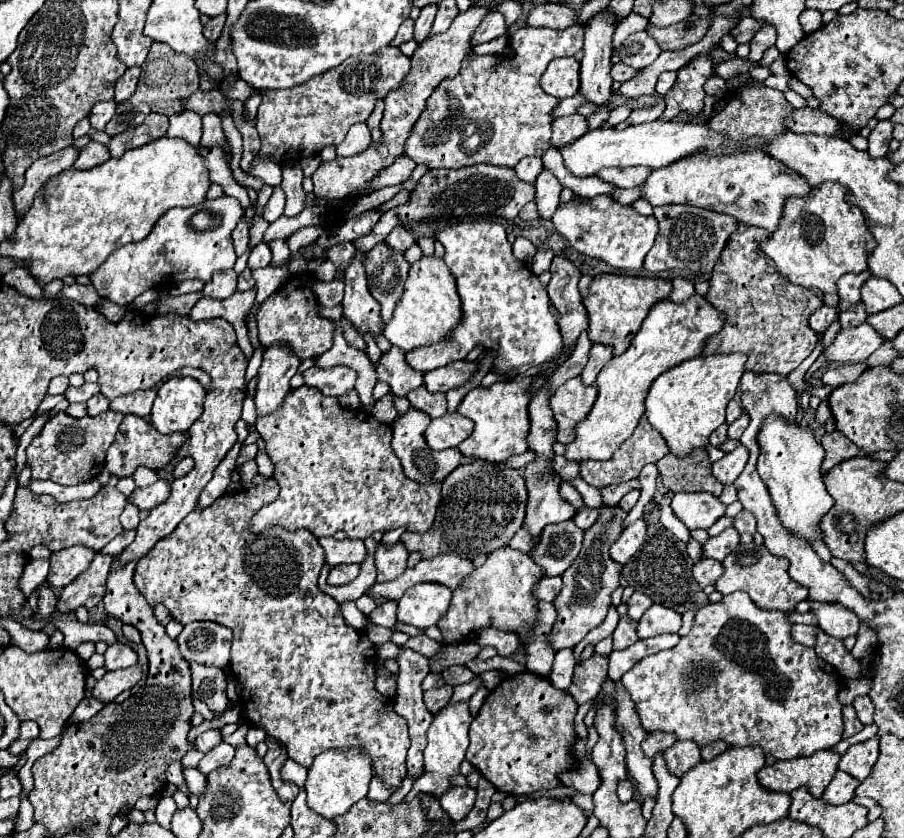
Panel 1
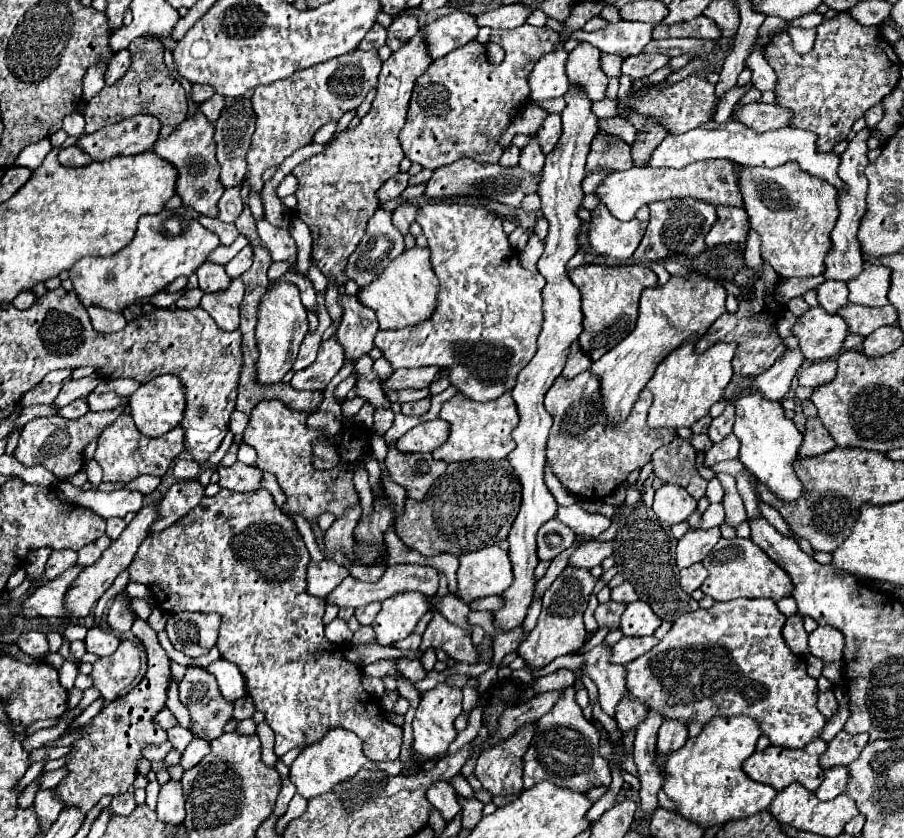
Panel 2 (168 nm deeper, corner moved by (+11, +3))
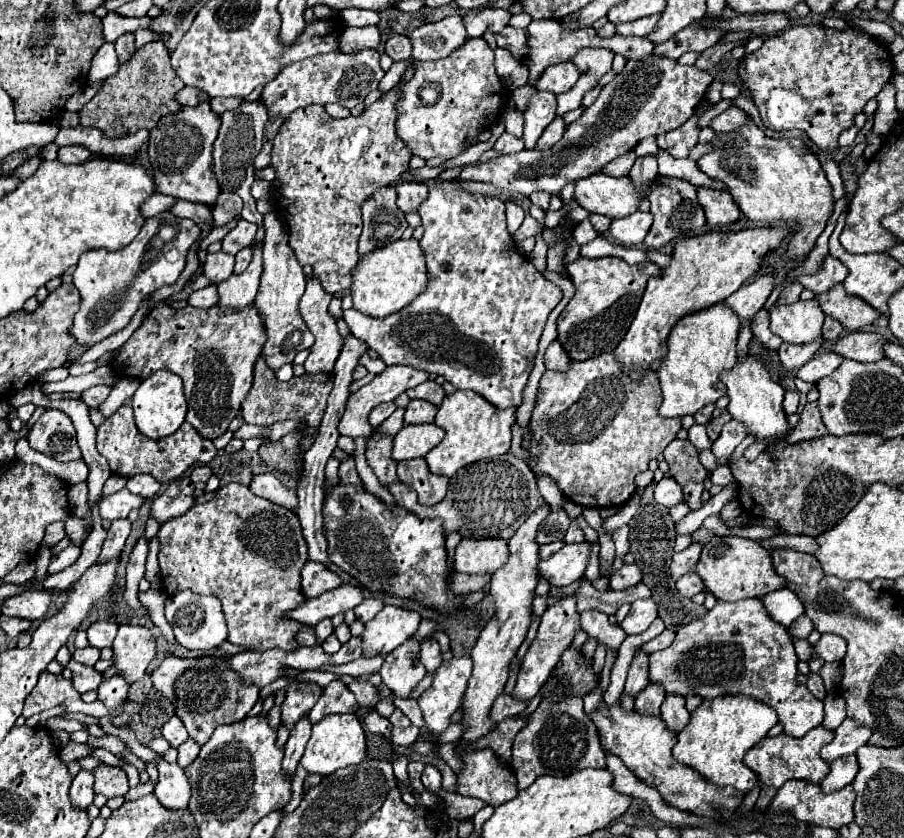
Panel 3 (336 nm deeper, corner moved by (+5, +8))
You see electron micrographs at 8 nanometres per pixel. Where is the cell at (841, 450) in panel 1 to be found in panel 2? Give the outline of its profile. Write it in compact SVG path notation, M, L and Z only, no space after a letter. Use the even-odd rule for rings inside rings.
M819 417L807 419L799 455L801 457L815 457L815 455L821 455L821 453L825 453L825 451L829 451L833 447L835 447L835 441L829 435L829 431L823 427Z

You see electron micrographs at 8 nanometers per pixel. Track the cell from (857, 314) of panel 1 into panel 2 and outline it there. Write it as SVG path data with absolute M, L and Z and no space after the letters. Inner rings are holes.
M831 279L825 281L825 283L821 283L815 291L817 291L817 301L819 301L819 305L821 305L827 313L831 313L831 315L835 315L837 309L841 309L841 307L847 303L847 295L849 295L847 283L831 281Z

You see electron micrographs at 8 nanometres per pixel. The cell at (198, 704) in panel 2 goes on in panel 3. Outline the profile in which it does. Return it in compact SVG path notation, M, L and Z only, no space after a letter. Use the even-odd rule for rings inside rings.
M215 654L205 656L197 668L187 670L183 678L175 684L177 694L175 714L183 720L189 736L199 744L207 742L207 738L211 738L217 726L235 724L243 720L259 698L257 686L243 686L239 676L229 666L225 666L223 662L215 662L213 658Z

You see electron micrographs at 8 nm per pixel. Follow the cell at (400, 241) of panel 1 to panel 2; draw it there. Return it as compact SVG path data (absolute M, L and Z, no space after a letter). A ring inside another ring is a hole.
M401 203L401 205L395 207L395 211L393 211L393 223L397 225L397 229L403 235L409 233L409 225L415 221L417 209L419 209L417 203Z

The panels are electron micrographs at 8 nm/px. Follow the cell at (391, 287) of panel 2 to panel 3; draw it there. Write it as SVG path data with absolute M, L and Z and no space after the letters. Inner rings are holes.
M399 240L379 248L369 258L361 258L357 268L353 270L353 308L371 316L371 318L385 318L403 310L403 306L411 304L419 294L425 292L429 284L429 272L425 264L425 254L421 244L411 240Z

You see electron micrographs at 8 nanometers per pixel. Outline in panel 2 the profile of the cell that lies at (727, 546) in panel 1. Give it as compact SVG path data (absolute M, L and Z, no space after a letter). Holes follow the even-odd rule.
M711 527L707 531L687 531L675 549L675 563L679 569L685 569L693 563L699 563L713 545L721 539L719 527Z

